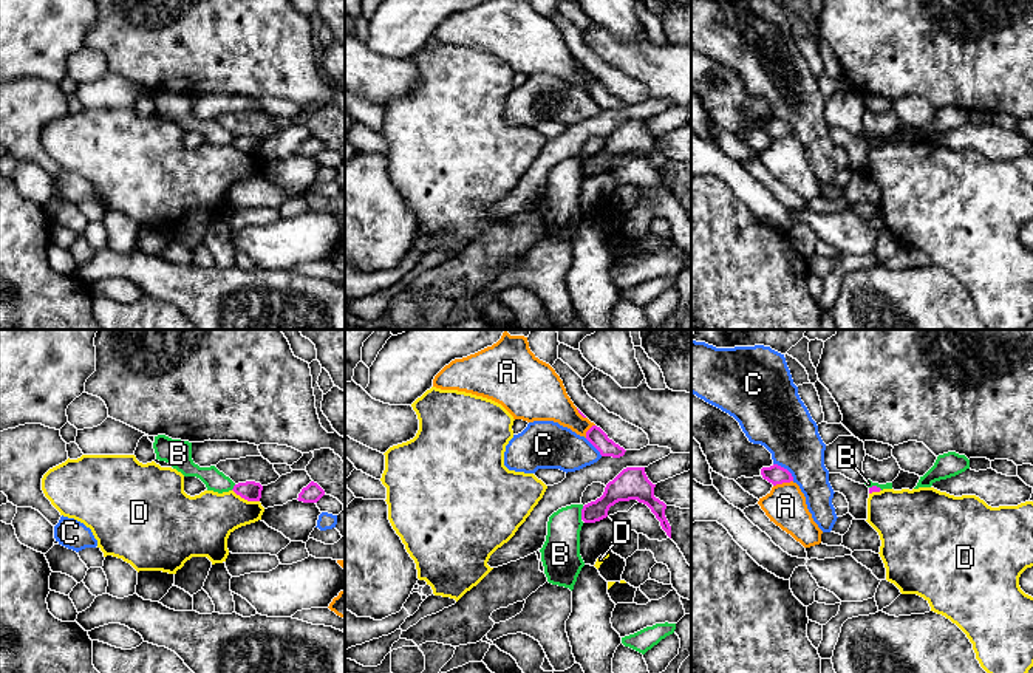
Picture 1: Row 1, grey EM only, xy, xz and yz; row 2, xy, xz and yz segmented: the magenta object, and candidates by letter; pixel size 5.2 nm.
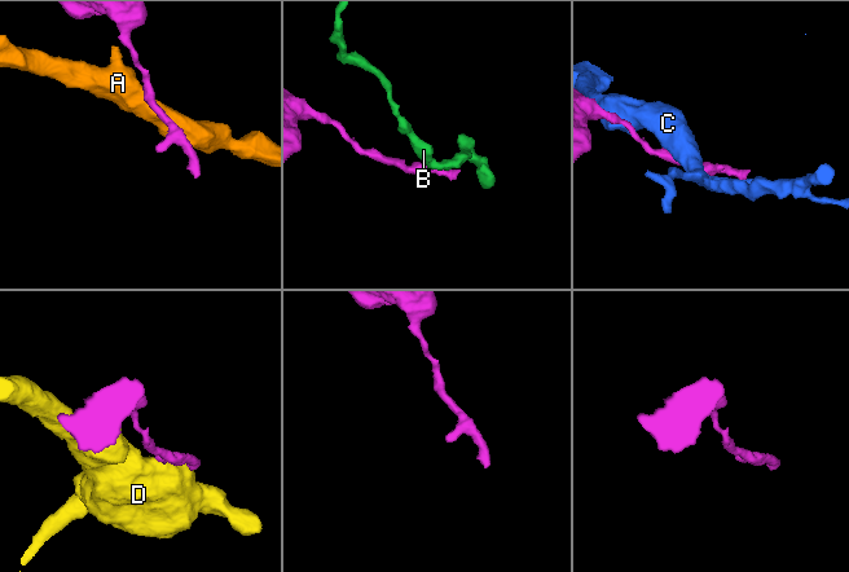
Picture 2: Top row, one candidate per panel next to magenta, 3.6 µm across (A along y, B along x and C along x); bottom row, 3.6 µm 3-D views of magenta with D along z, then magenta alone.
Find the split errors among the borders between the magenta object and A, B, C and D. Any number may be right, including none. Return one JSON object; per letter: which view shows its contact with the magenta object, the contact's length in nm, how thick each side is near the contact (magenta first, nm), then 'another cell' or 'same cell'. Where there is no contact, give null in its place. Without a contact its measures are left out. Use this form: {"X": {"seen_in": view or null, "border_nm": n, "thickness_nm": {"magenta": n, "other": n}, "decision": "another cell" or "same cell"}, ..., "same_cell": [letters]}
{"A": {"seen_in": "yz", "border_nm": 110, "thickness_nm": {"magenta": 100, "other": 220}, "decision": "another cell"}, "B": {"seen_in": "xz", "border_nm": 70, "thickness_nm": {"magenta": 140, "other": 200}, "decision": "another cell"}, "C": {"seen_in": "yz", "border_nm": 140, "thickness_nm": {"magenta": 100, "other": 300}, "decision": "another cell"}, "D": {"seen_in": "xy", "border_nm": 160, "thickness_nm": {"magenta": 110, "other": 300}, "decision": "another cell"}, "same_cell": []}

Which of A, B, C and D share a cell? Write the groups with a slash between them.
A / B / C / D

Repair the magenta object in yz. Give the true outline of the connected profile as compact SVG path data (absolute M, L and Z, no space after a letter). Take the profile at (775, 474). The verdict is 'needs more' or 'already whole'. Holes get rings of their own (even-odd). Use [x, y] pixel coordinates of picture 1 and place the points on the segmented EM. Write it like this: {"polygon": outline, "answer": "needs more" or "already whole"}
{"polygon": "M773 464L770 467L762 467L761 475L773 486L793 481L792 473L778 464Z", "answer": "already whole"}

